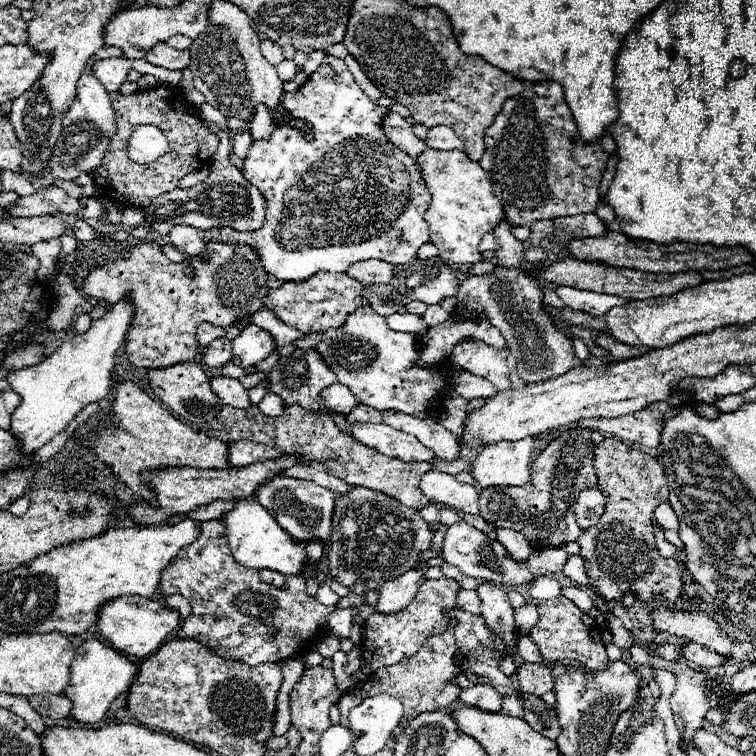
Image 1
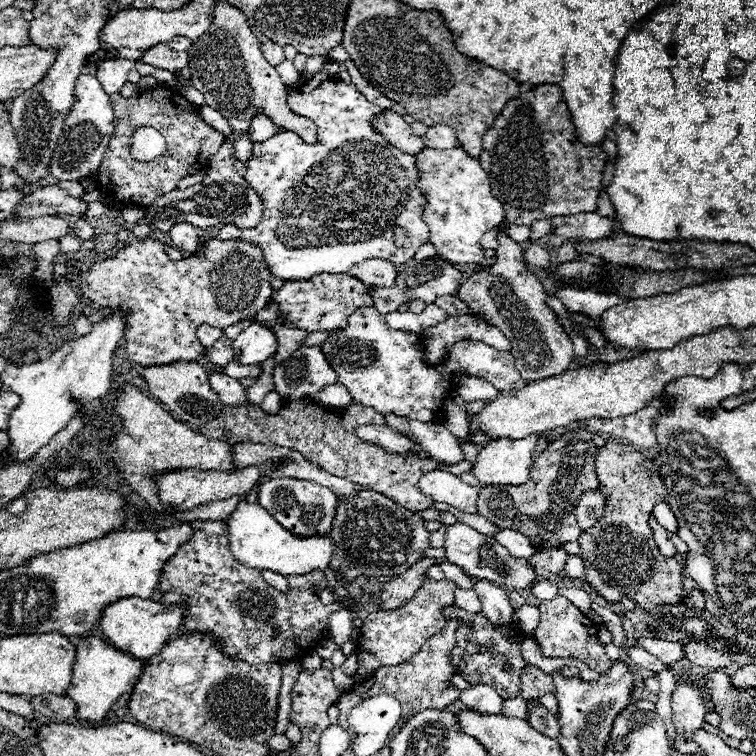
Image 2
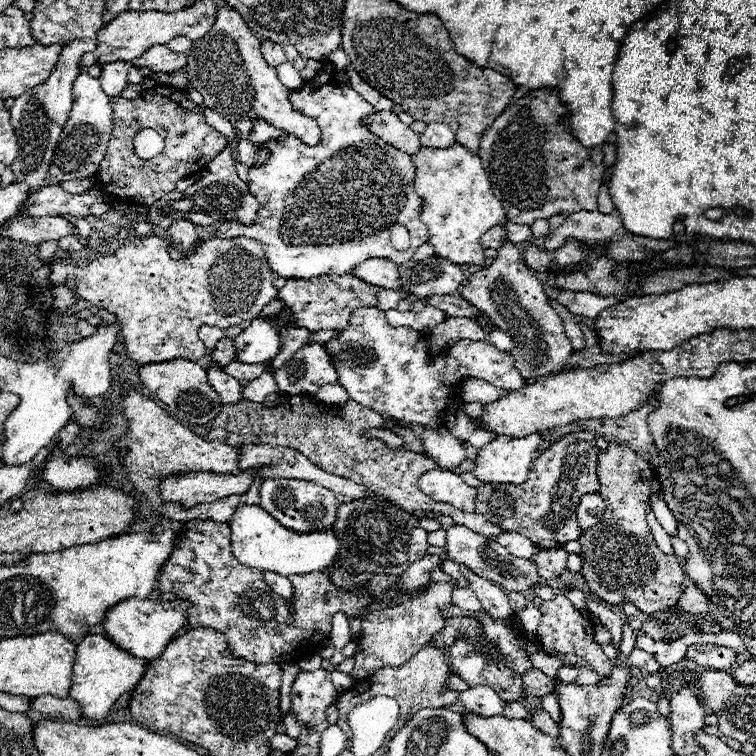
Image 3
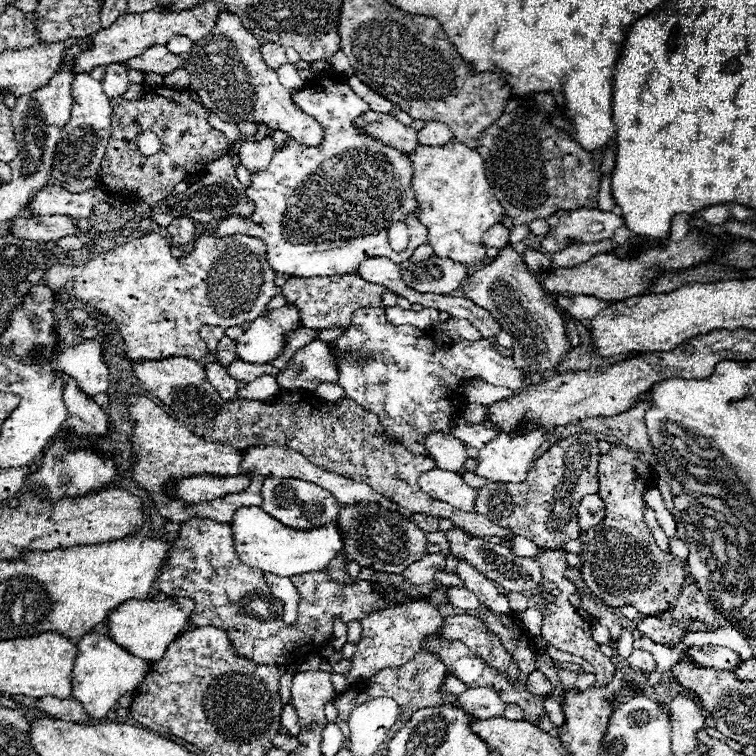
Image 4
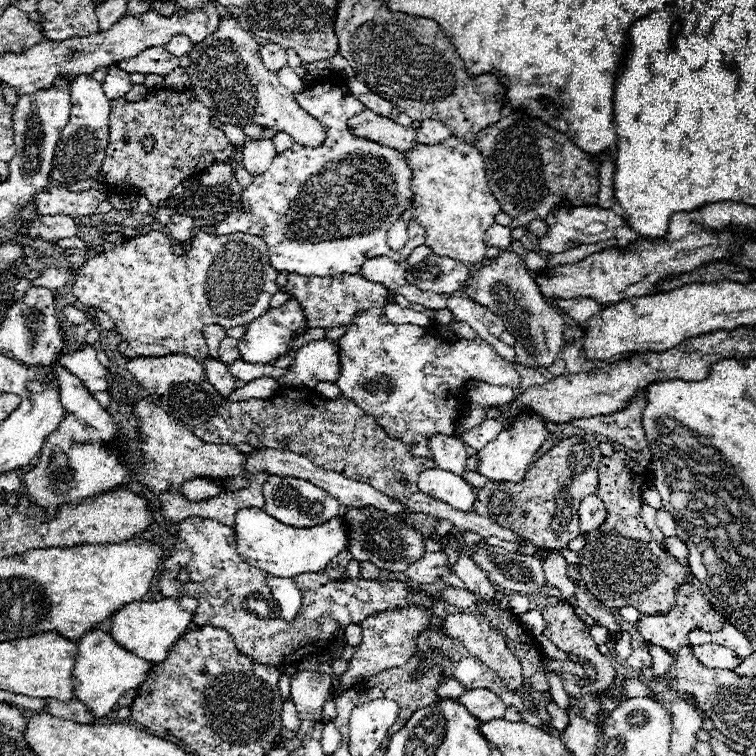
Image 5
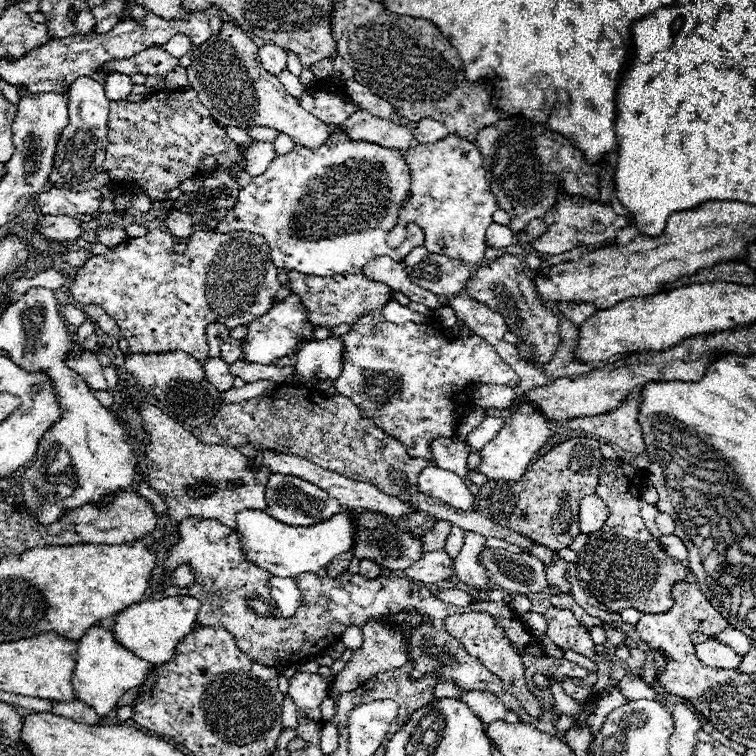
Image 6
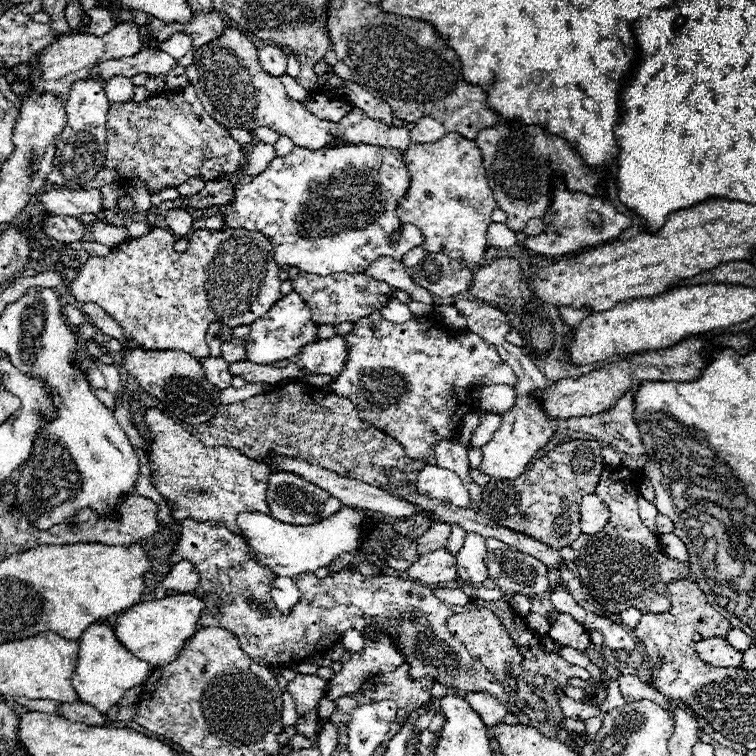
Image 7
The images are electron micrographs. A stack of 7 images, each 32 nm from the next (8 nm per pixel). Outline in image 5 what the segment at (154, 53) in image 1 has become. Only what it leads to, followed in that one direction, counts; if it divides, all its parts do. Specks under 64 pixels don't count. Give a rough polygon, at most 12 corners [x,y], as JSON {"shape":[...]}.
{"shape":[[148,48],[134,58],[116,62],[130,74],[166,76],[180,58],[164,48]]}

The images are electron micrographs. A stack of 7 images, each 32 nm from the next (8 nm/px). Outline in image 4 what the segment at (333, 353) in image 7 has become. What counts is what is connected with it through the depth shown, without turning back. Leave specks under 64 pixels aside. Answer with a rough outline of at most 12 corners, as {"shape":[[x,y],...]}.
{"shape":[[330,342],[300,348],[276,380],[282,390],[338,382]]}

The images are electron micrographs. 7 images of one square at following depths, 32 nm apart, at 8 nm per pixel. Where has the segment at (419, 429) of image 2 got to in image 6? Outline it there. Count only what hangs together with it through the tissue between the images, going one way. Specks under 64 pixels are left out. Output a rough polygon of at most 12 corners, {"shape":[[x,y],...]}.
{"shape":[[454,438],[434,440],[438,468],[462,476],[470,490],[466,478],[468,448]]}

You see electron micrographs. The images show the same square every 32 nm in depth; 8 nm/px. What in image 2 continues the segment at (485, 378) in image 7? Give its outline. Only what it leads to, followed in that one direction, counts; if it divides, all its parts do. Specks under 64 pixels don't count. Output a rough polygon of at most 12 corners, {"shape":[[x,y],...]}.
{"shape":[[374,306],[322,344],[354,402],[436,424],[452,380],[526,386],[509,351],[460,340],[426,364]]}

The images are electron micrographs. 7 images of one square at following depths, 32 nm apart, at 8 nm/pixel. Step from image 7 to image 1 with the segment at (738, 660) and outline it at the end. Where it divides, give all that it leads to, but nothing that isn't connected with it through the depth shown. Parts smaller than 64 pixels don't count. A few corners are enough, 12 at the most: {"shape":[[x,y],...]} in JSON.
{"shape":[[688,642],[682,656],[696,666],[716,668],[728,656],[716,654],[706,646]]}

